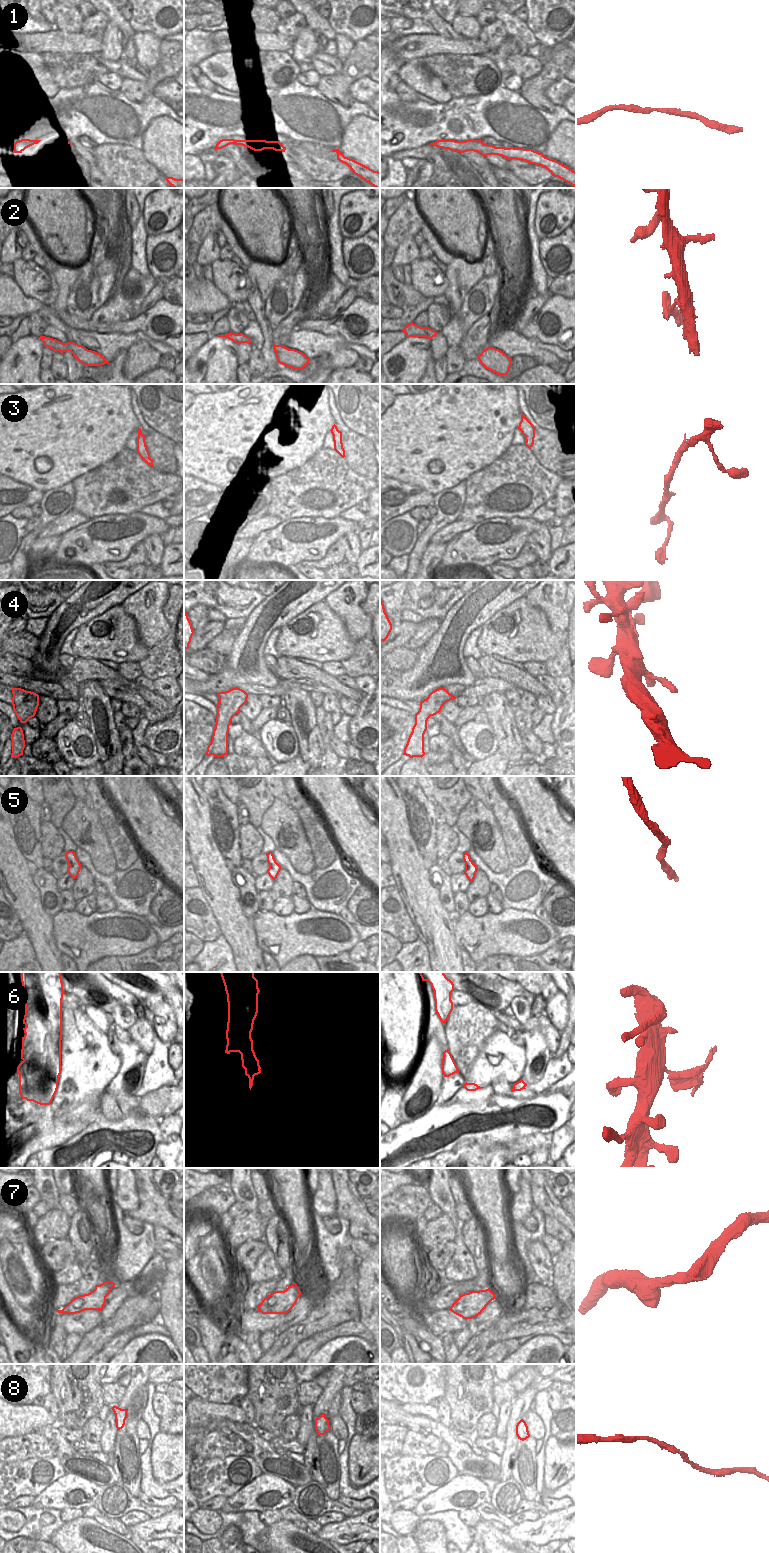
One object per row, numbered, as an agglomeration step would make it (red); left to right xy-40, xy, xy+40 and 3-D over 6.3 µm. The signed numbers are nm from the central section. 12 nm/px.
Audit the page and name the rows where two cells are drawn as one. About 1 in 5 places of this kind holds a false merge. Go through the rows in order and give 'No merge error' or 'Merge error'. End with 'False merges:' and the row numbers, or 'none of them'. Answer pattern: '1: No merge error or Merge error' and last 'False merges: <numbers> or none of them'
1: No merge error
2: No merge error
3: No merge error
4: No merge error
5: No merge error
6: Merge error
7: No merge error
8: No merge error
False merges: 6.

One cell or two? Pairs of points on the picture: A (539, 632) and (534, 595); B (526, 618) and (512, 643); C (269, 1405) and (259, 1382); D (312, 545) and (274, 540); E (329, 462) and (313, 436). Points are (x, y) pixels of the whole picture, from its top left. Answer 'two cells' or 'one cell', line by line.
A: two cells
B: one cell
C: one cell
D: one cell
E: two cells

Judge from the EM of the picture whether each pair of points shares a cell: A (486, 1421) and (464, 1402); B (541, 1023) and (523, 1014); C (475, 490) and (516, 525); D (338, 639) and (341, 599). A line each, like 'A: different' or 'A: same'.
A: different
B: different
C: different
D: different

